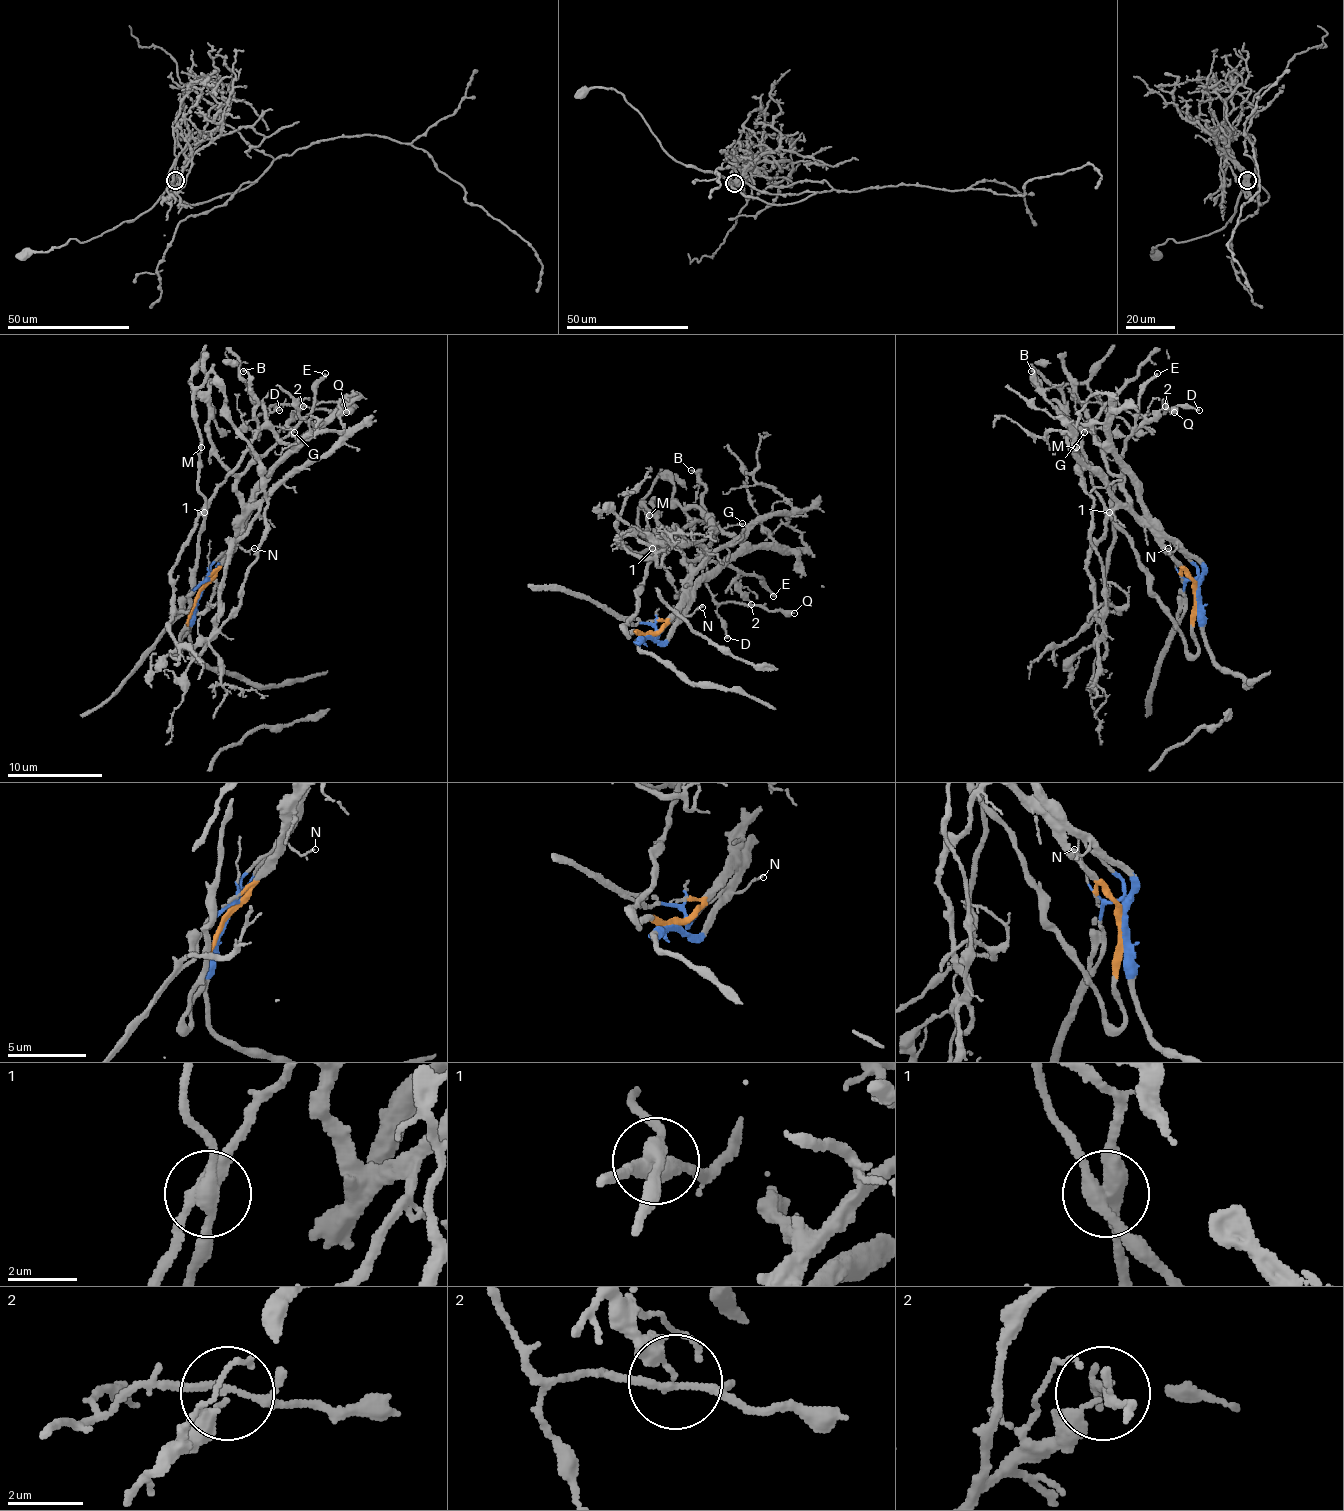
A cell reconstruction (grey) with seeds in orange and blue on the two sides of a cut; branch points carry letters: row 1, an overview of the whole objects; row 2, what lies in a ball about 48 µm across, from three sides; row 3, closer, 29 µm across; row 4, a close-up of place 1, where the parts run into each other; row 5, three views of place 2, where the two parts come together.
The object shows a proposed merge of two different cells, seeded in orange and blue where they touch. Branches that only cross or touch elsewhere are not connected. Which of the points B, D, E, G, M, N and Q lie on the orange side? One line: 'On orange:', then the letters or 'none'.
On orange: E, M

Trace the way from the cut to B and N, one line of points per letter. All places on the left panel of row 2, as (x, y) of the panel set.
B: (199, 592), (209, 568), (237, 537), (259, 482), (292, 449), (259, 425), (251, 378), (242, 371)
N: (199, 592), (209, 568), (237, 544), (247, 551), (254, 549)

